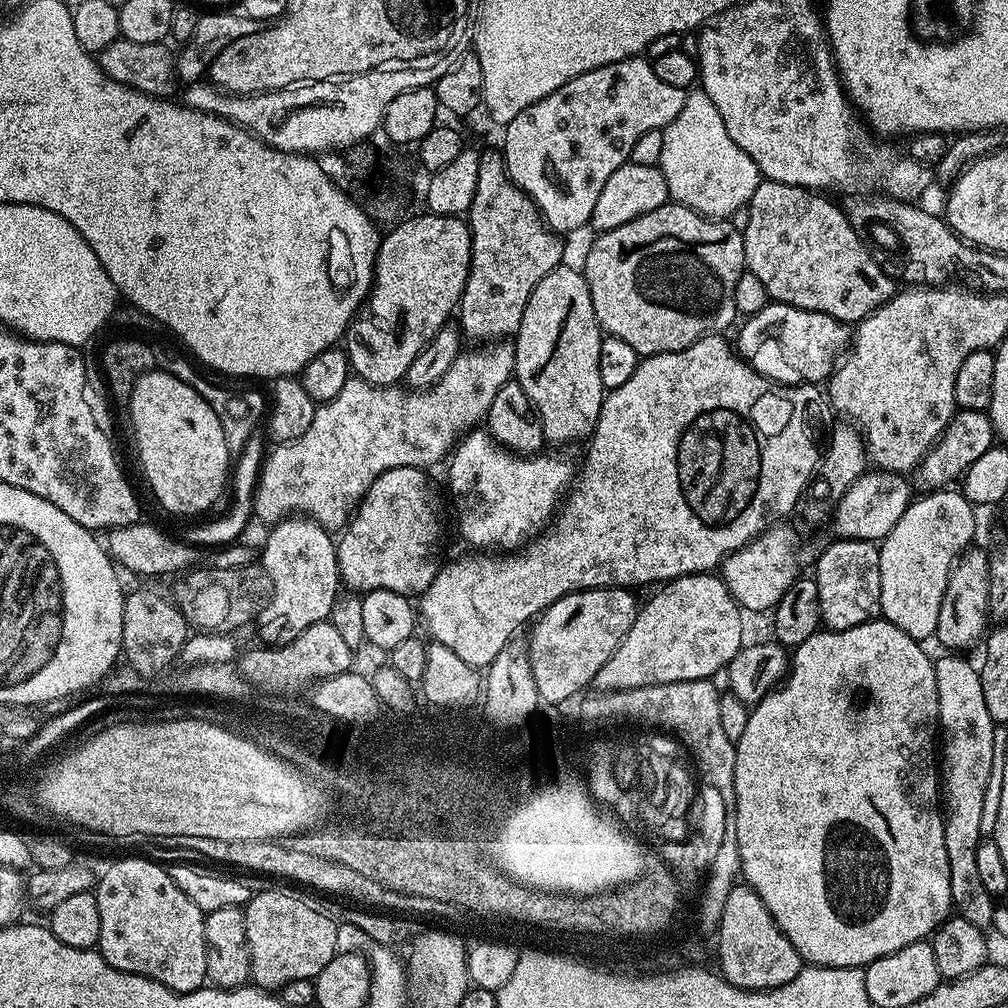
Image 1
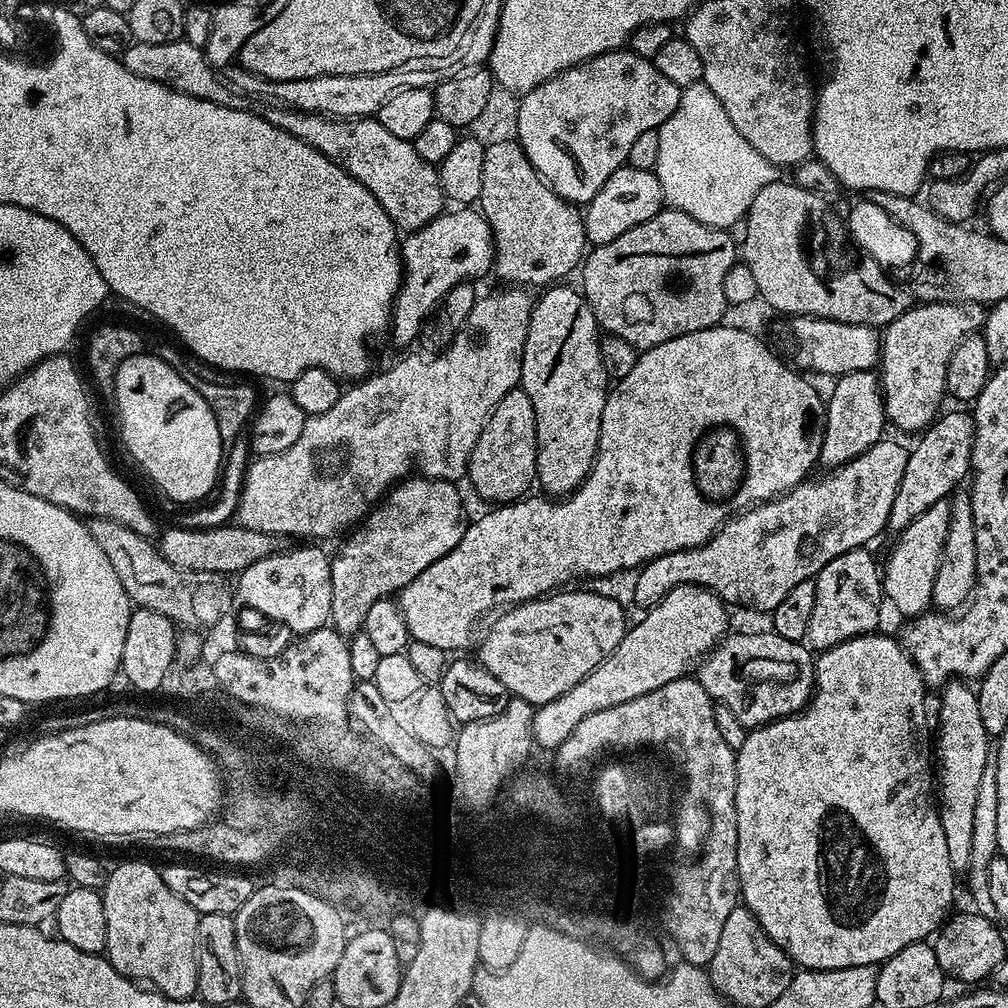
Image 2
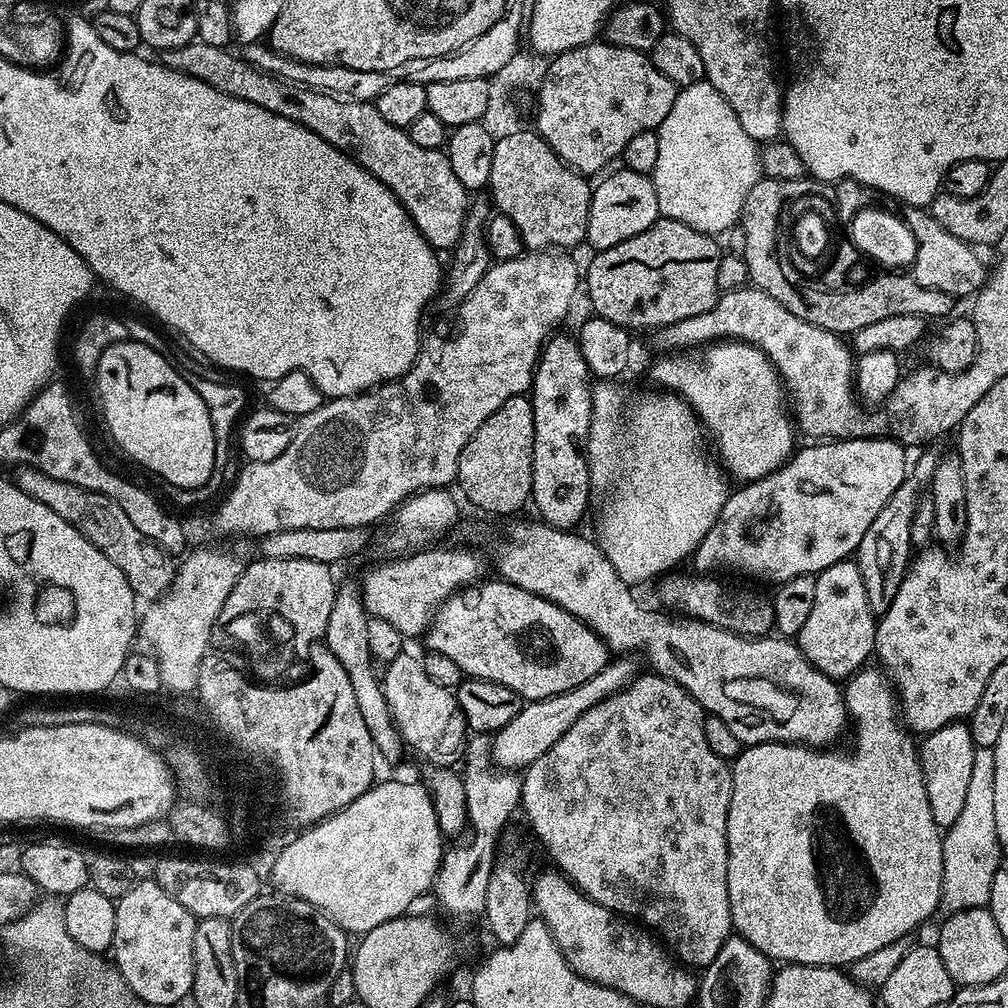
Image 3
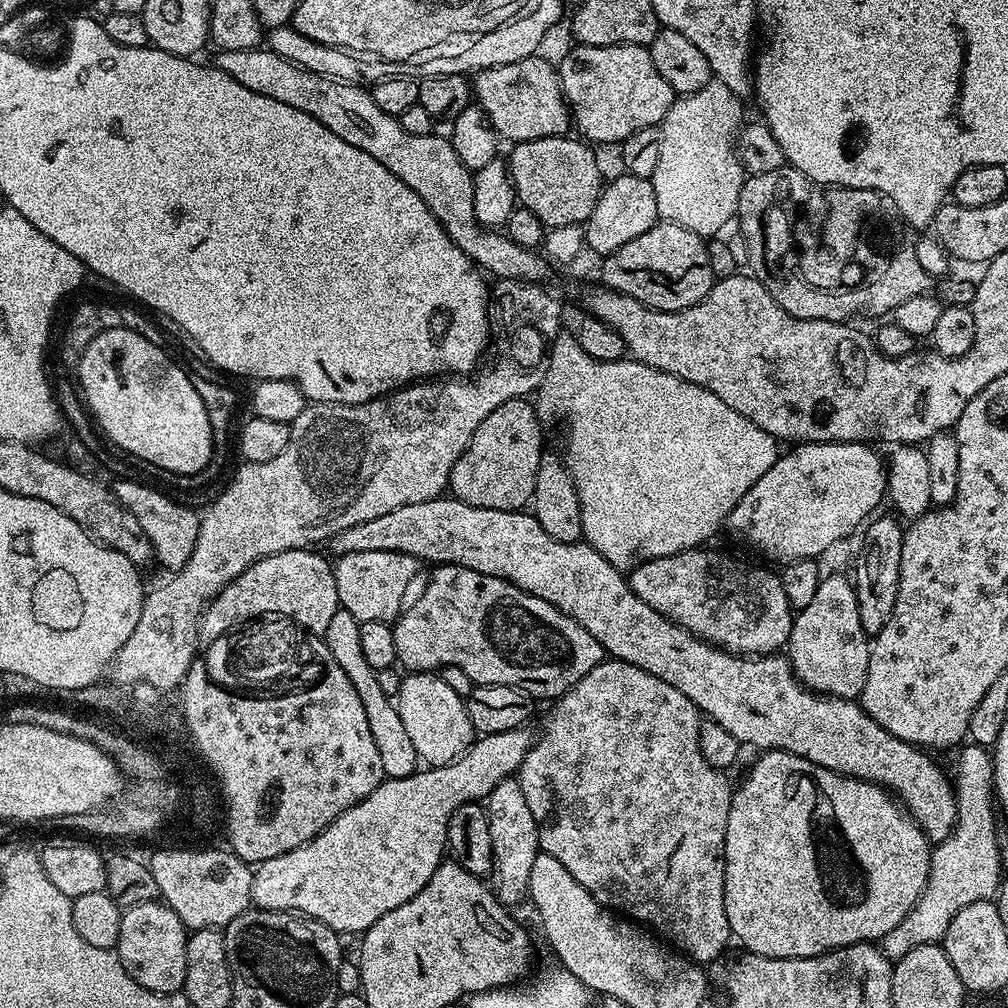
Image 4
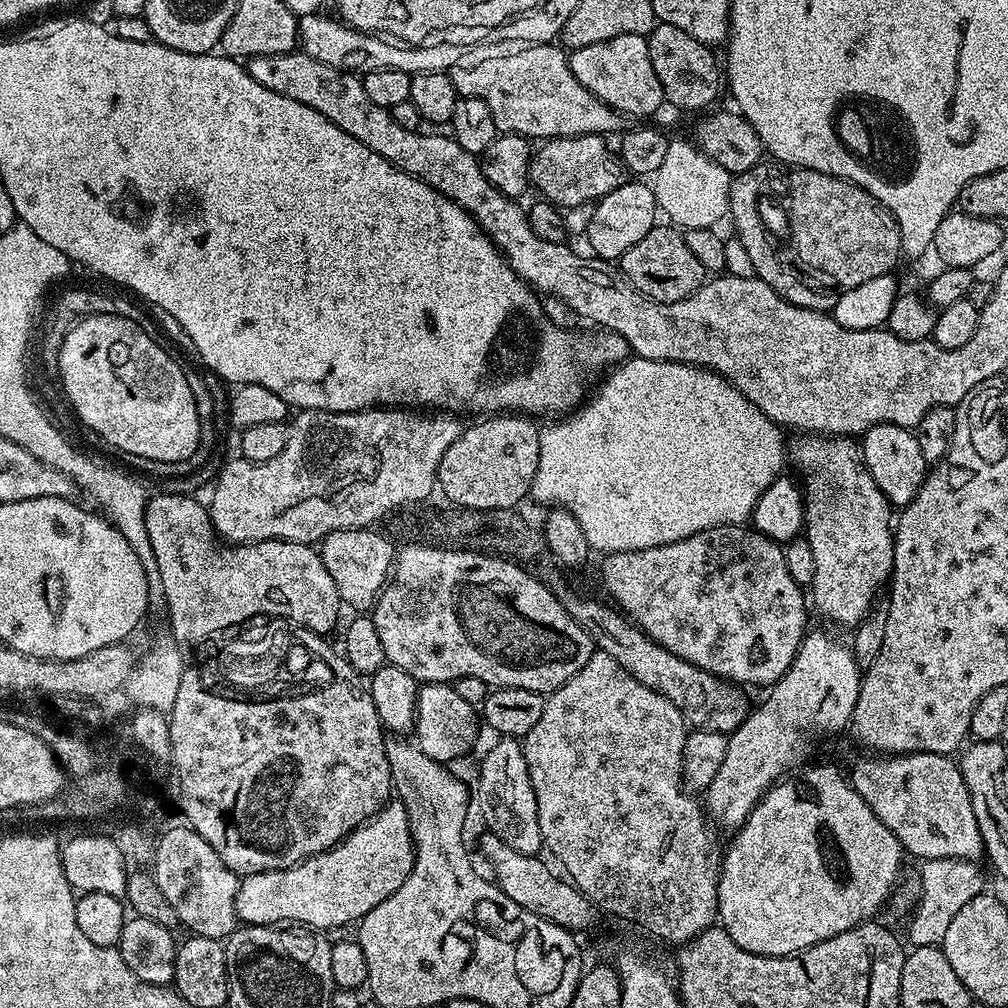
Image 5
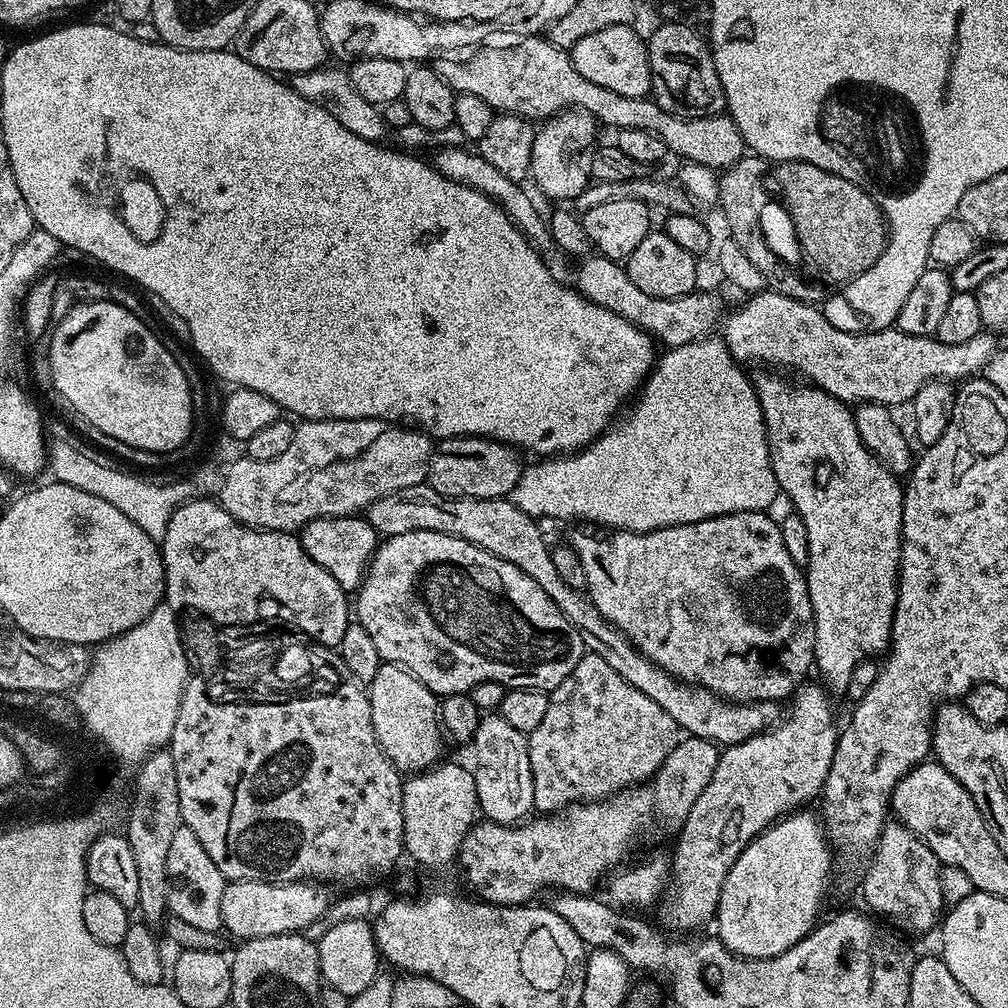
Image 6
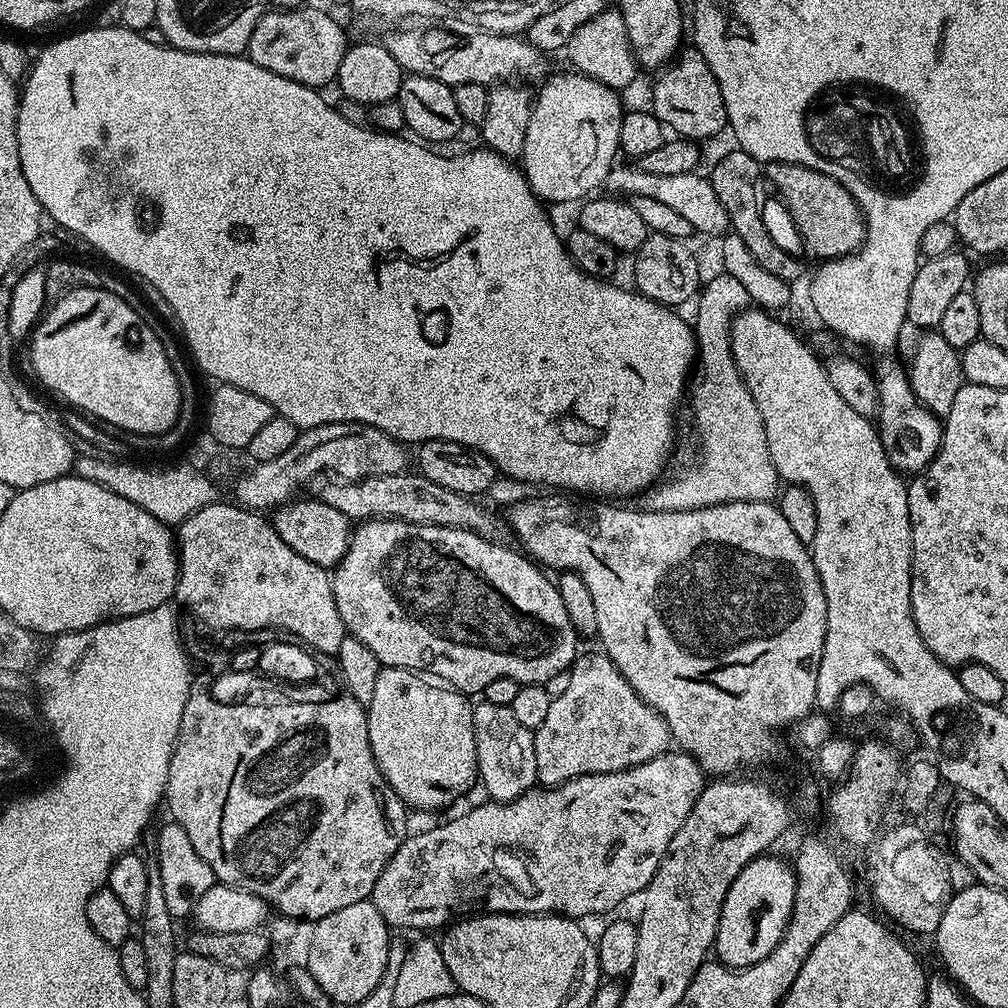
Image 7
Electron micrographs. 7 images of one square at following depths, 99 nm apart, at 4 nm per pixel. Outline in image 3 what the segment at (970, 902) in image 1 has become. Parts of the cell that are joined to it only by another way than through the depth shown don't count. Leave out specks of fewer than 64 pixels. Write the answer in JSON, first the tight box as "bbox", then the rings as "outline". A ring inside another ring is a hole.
{"bbox":[919,722,976,830],"outline":[[[964,722],[942,726],[942,730],[929,732],[919,741],[920,765],[924,771],[926,794],[930,798],[930,814],[934,814],[934,822],[941,830],[947,830],[958,822],[958,814],[966,803],[970,787],[976,749],[974,738]]]}

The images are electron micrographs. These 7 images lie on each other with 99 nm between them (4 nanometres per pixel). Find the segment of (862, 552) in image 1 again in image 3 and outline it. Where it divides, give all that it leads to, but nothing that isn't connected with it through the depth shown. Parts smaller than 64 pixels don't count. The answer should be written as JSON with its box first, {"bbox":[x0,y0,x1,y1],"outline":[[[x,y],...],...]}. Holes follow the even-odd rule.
{"bbox":[798,558,877,682],"outline":[[[847,558],[834,562],[816,576],[814,607],[802,625],[798,643],[808,661],[830,679],[844,682],[873,659],[877,623],[877,613],[870,610],[866,598],[866,582],[862,580],[855,559]]]}

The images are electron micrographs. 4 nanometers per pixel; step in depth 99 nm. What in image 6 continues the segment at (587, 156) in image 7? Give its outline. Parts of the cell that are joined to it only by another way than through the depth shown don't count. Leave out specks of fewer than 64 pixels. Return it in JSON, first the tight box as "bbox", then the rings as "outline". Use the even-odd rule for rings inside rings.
{"bbox":[531,110,596,202],"outline":[[[569,110],[549,117],[537,129],[531,151],[531,179],[546,197],[572,202],[588,186],[590,170],[587,165],[582,166],[582,158],[593,147],[596,128],[595,117],[580,110]]]}

